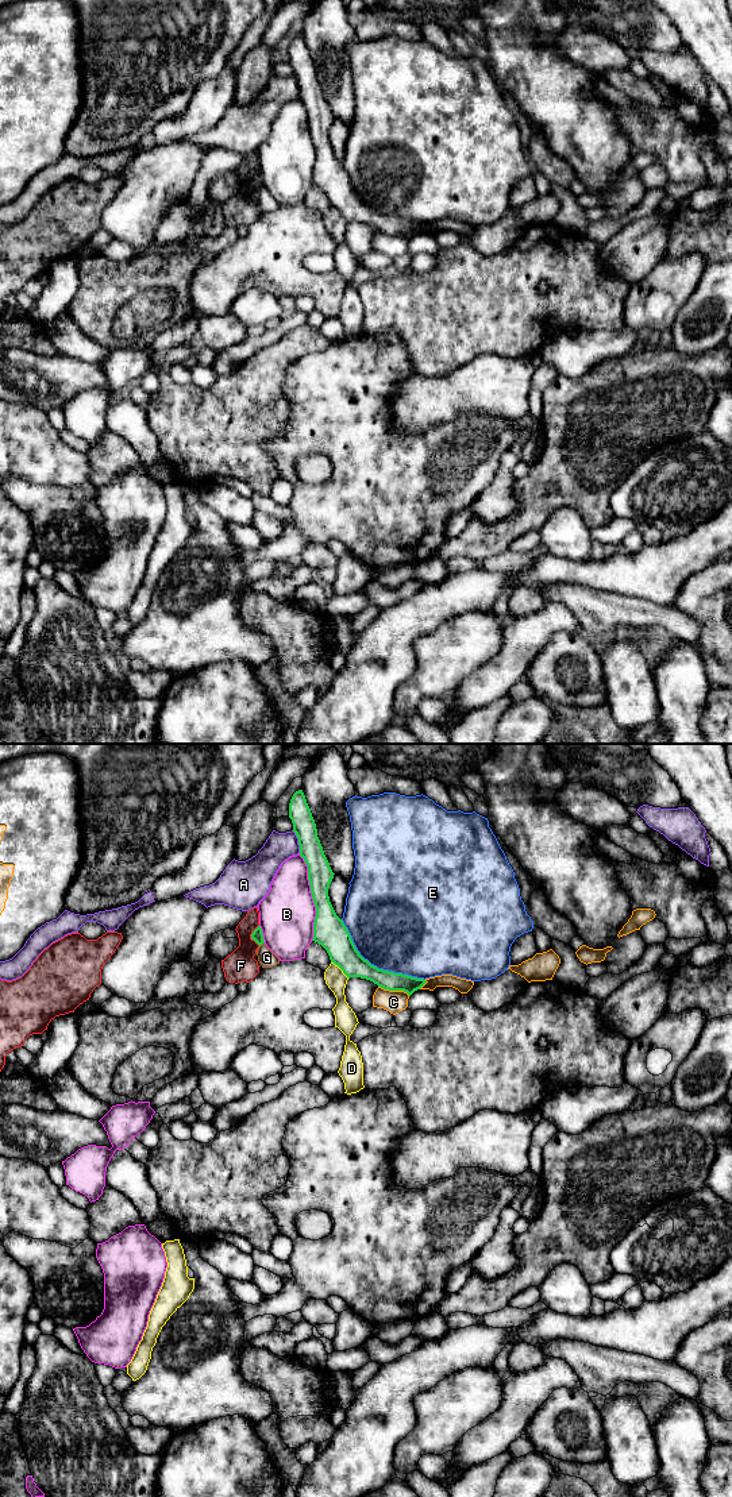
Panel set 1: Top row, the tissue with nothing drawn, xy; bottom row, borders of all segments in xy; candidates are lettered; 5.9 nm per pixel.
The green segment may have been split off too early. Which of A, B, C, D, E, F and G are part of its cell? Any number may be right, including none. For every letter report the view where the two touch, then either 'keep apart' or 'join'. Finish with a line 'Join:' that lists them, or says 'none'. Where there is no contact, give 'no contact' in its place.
A: xy | keep apart
B: xy | keep apart
C: xy | keep apart
D: xy | keep apart
E: xy | keep apart
F: xy | keep apart
G: xy | keep apart
Join: none

